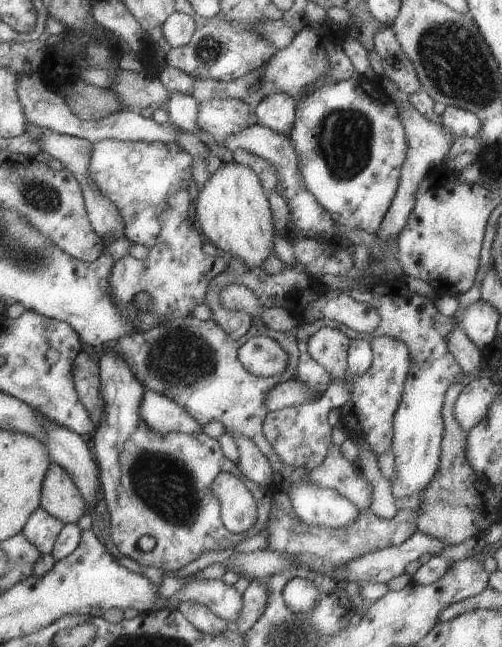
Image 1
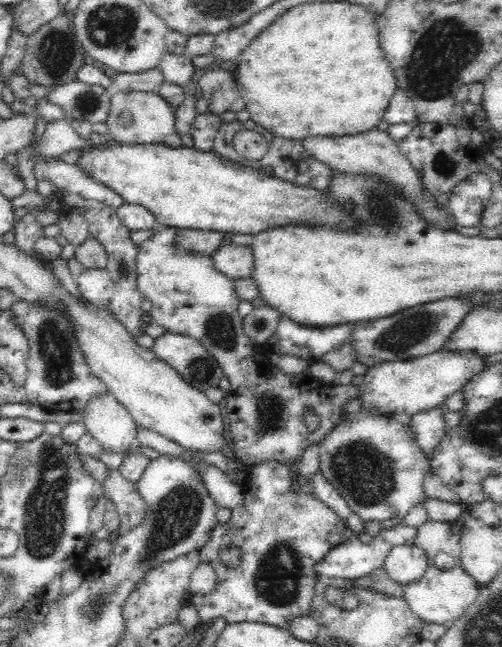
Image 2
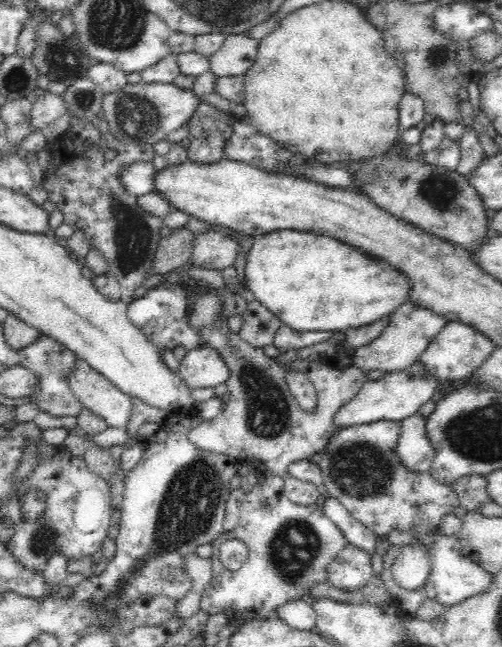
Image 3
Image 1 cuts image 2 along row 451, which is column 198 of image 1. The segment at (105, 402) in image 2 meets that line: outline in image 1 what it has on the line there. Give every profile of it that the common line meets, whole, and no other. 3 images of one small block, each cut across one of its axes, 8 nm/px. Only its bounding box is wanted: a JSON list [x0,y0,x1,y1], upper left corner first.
[197,98,253,138]

